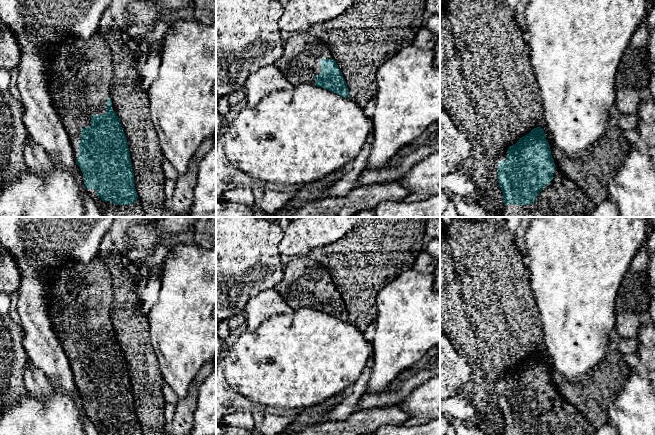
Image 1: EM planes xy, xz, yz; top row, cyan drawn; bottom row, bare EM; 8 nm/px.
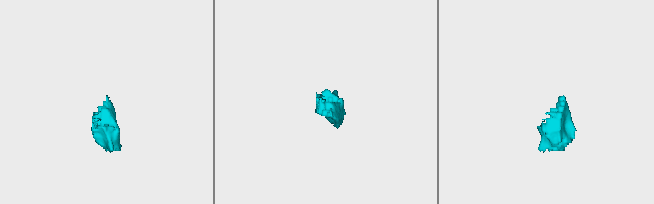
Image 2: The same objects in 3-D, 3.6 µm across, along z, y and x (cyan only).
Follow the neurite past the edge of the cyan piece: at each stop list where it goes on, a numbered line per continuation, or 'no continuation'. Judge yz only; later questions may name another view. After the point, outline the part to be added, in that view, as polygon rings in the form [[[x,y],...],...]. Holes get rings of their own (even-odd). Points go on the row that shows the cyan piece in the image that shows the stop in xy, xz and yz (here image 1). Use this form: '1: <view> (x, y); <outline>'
1: yz (502, 156); [[[508,147],[501,150],[500,154],[496,158],[496,168],[498,168],[498,165],[501,161],[505,162],[506,156],[508,155]]]
2: yz (562, 197); [[[556,167],[553,180],[544,186],[533,204],[508,203],[503,207],[503,217],[590,217],[595,206],[580,186]]]

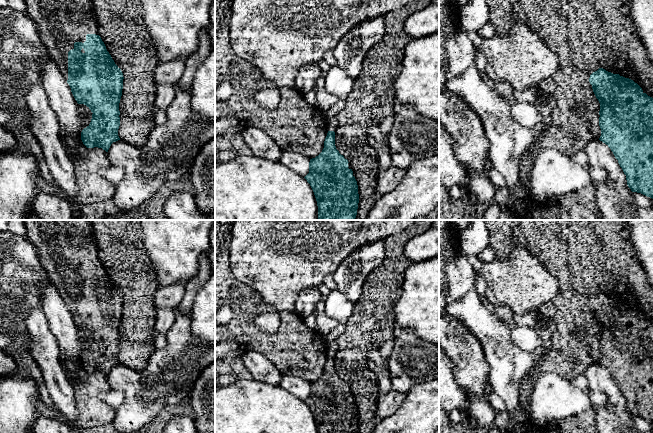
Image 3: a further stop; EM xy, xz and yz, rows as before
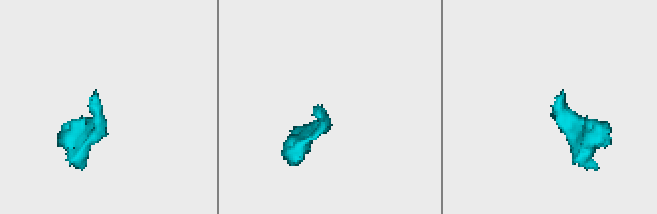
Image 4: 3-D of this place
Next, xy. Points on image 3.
1: xy (61, 23); [[[24,0],[26,3],[26,11],[25,13],[37,24],[39,32],[42,37],[42,41],[44,42],[44,45],[47,49],[48,54],[50,57],[55,61],[57,67],[59,68],[60,72],[64,76],[66,80],[68,80],[68,52],[72,49],[74,49],[74,43],[75,42],[82,42],[84,43],[86,41],[86,35],[87,34],[96,34],[99,35],[99,28],[98,24],[95,18],[95,6],[92,2],[92,0]]]

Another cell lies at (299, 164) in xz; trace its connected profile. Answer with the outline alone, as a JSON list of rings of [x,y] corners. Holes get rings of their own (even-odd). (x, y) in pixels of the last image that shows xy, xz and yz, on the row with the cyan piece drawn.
[[[283,151],[279,161],[302,177],[309,173],[310,160],[296,152]]]

